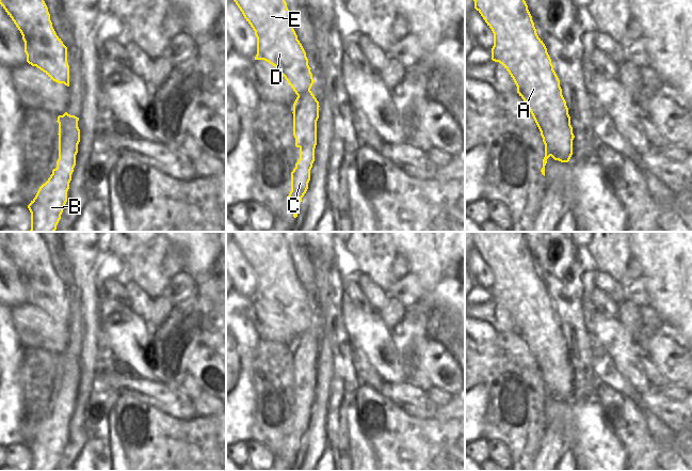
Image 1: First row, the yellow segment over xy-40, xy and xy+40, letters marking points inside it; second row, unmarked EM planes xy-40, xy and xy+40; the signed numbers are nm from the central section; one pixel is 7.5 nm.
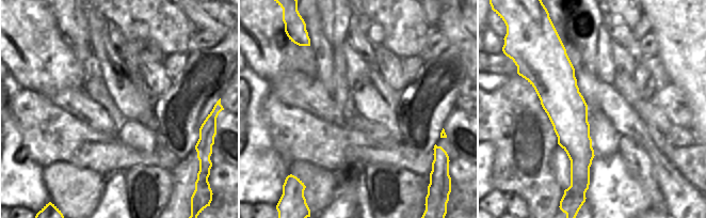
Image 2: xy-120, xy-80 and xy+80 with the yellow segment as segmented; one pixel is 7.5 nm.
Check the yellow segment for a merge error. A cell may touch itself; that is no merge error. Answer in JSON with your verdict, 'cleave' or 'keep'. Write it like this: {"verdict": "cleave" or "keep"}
{"verdict": "cleave"}

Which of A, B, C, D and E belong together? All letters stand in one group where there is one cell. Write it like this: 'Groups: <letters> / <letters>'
Groups: A D E / B C.

